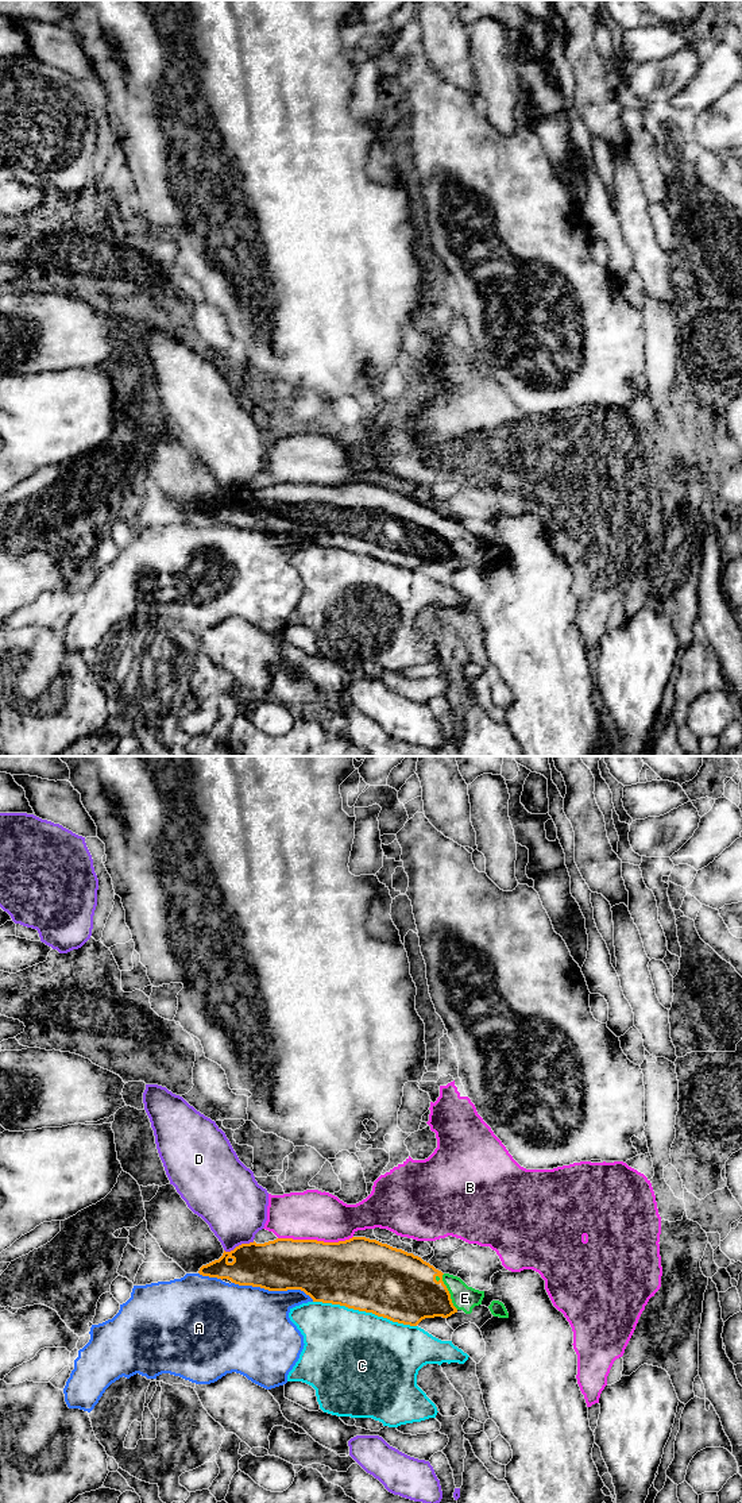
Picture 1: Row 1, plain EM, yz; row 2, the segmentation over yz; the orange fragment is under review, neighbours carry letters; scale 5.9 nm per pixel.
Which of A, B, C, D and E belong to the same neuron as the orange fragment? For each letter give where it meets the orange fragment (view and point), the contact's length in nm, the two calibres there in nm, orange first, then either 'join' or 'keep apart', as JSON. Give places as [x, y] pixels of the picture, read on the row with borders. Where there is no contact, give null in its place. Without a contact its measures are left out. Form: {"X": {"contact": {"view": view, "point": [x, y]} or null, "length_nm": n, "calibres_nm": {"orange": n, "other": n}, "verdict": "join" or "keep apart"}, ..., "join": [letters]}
{"A": {"contact": {"view": "yz", "point": [273, 1290]}, "length_nm": 500, "calibres_nm": {"orange": 300, "other": 460}, "verdict": "keep apart"}, "B": {"contact": {"view": "yz", "point": [315, 1240]}, "length_nm": 440, "calibres_nm": {"orange": 380, "other": 300}, "verdict": "keep apart"}, "C": {"contact": {"view": "yz", "point": [364, 1310]}, "length_nm": 650, "calibres_nm": {"orange": 420, "other": 480}, "verdict": "keep apart"}, "D": {"contact": {"view": "yz", "point": [239, 1245]}, "length_nm": 190, "calibres_nm": {"orange": 300, "other": 380}, "verdict": "keep apart"}, "E": {"contact": {"view": "yz", "point": [448, 1293]}, "length_nm": 240, "calibres_nm": {"orange": 380, "other": 150}, "verdict": "join"}, "join": ["E"]}

